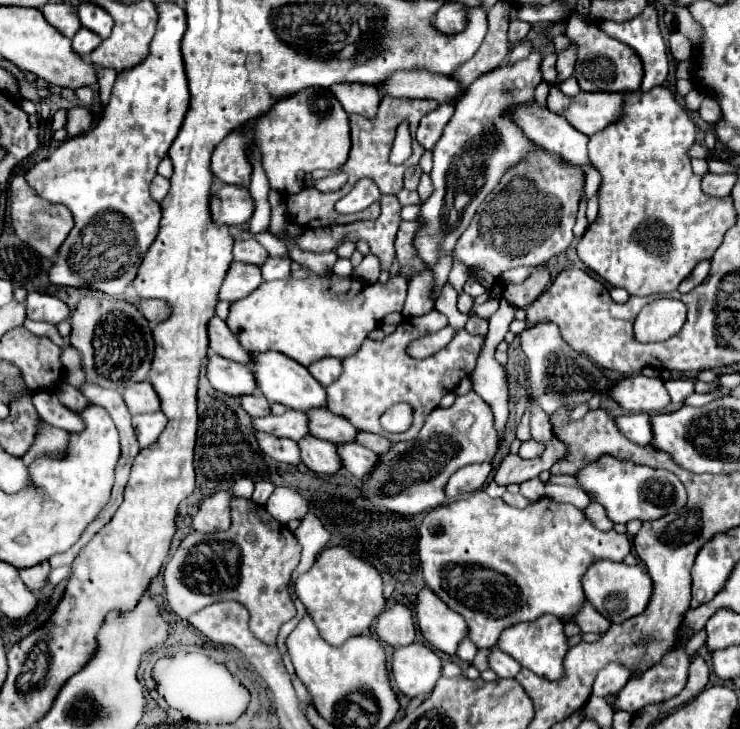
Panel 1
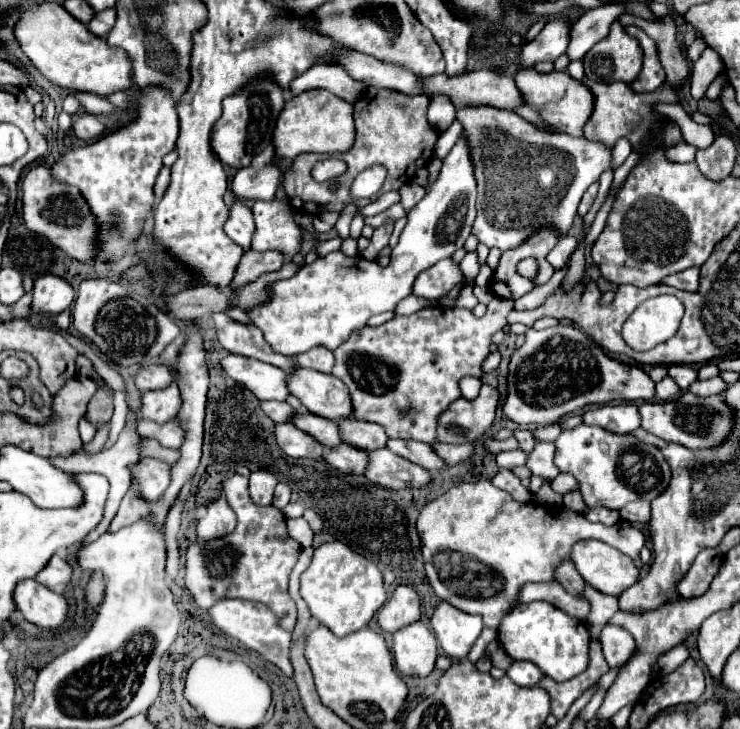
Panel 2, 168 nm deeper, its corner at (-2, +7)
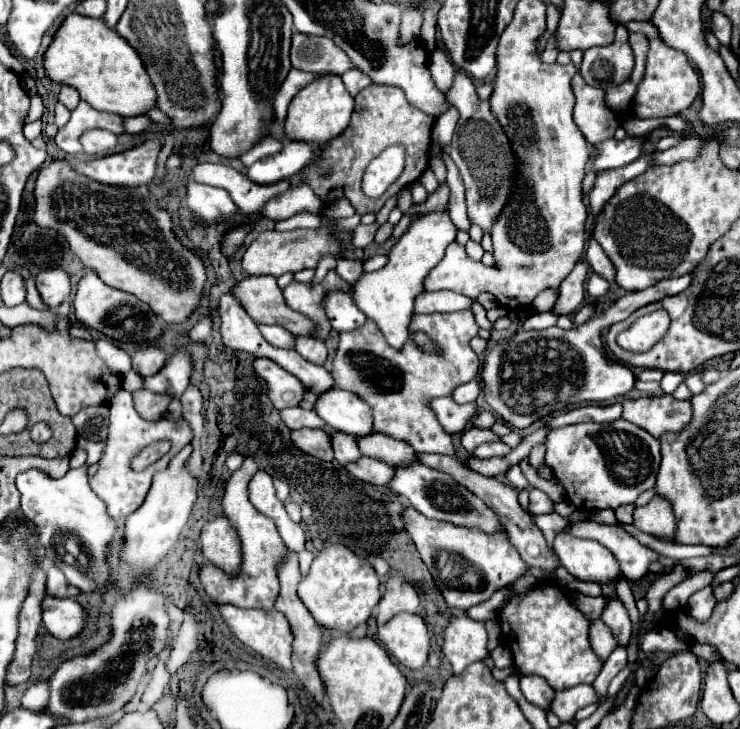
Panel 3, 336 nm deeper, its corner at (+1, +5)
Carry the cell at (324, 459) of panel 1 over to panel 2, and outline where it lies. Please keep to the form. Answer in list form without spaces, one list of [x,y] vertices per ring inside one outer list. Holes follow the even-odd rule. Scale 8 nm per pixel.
[[[340,445],[338,449],[330,449],[324,453],[324,459],[336,467],[342,473],[352,473],[352,475],[364,475],[366,473],[366,457],[368,453],[352,447],[352,445]]]

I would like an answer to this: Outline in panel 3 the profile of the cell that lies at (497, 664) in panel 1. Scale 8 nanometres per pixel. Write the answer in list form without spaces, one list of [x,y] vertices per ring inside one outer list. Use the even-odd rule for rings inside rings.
[[[521,675],[519,685],[521,685],[521,691],[523,691],[523,695],[529,703],[535,703],[535,705],[547,709],[547,705],[549,705],[555,691],[549,687],[549,683],[543,677],[539,677],[539,675]]]

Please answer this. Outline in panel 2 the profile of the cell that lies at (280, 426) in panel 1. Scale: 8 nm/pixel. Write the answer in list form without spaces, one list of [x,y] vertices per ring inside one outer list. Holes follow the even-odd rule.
[[[304,413],[304,415],[294,417],[292,423],[298,429],[304,429],[306,433],[310,433],[316,441],[320,441],[328,449],[336,449],[338,445],[342,445],[342,439],[338,435],[338,423],[336,421],[322,419],[322,417],[316,417],[312,413]]]

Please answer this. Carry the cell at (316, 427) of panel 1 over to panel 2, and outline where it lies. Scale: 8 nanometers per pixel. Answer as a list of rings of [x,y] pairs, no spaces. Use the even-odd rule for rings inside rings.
[[[350,417],[350,419],[338,421],[338,425],[340,425],[342,439],[348,445],[354,445],[364,451],[374,451],[374,449],[386,447],[388,435],[382,429],[382,425],[378,425],[378,423],[366,423],[366,421],[358,421],[358,419]]]

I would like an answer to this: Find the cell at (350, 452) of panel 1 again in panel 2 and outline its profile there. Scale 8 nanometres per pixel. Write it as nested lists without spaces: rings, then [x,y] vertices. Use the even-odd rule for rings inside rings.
[[[386,447],[368,455],[370,465],[366,479],[376,485],[382,485],[386,489],[424,489],[432,483],[432,477],[424,467],[406,461],[396,453],[390,453]]]

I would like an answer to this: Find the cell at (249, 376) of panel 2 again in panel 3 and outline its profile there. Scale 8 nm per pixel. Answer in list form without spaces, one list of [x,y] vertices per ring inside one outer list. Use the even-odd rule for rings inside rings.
[[[255,359],[253,371],[259,379],[265,381],[267,395],[275,409],[295,407],[303,399],[305,393],[303,383],[299,383],[299,379],[295,379],[291,373],[283,371],[279,365],[271,363],[269,359]]]

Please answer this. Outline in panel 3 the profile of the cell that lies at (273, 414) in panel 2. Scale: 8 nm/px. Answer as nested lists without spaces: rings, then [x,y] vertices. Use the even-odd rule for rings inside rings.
[[[287,407],[279,411],[281,421],[289,429],[303,429],[303,427],[325,427],[323,419],[315,415],[315,411],[305,411],[301,407]]]

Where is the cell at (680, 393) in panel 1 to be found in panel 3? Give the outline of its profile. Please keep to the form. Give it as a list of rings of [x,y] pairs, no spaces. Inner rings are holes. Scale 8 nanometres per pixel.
[[[637,379],[637,383],[635,383],[635,389],[641,391],[643,395],[649,395],[649,397],[653,397],[653,395],[661,395],[661,393],[663,393],[659,383],[643,383],[643,381],[639,381],[639,379]]]

